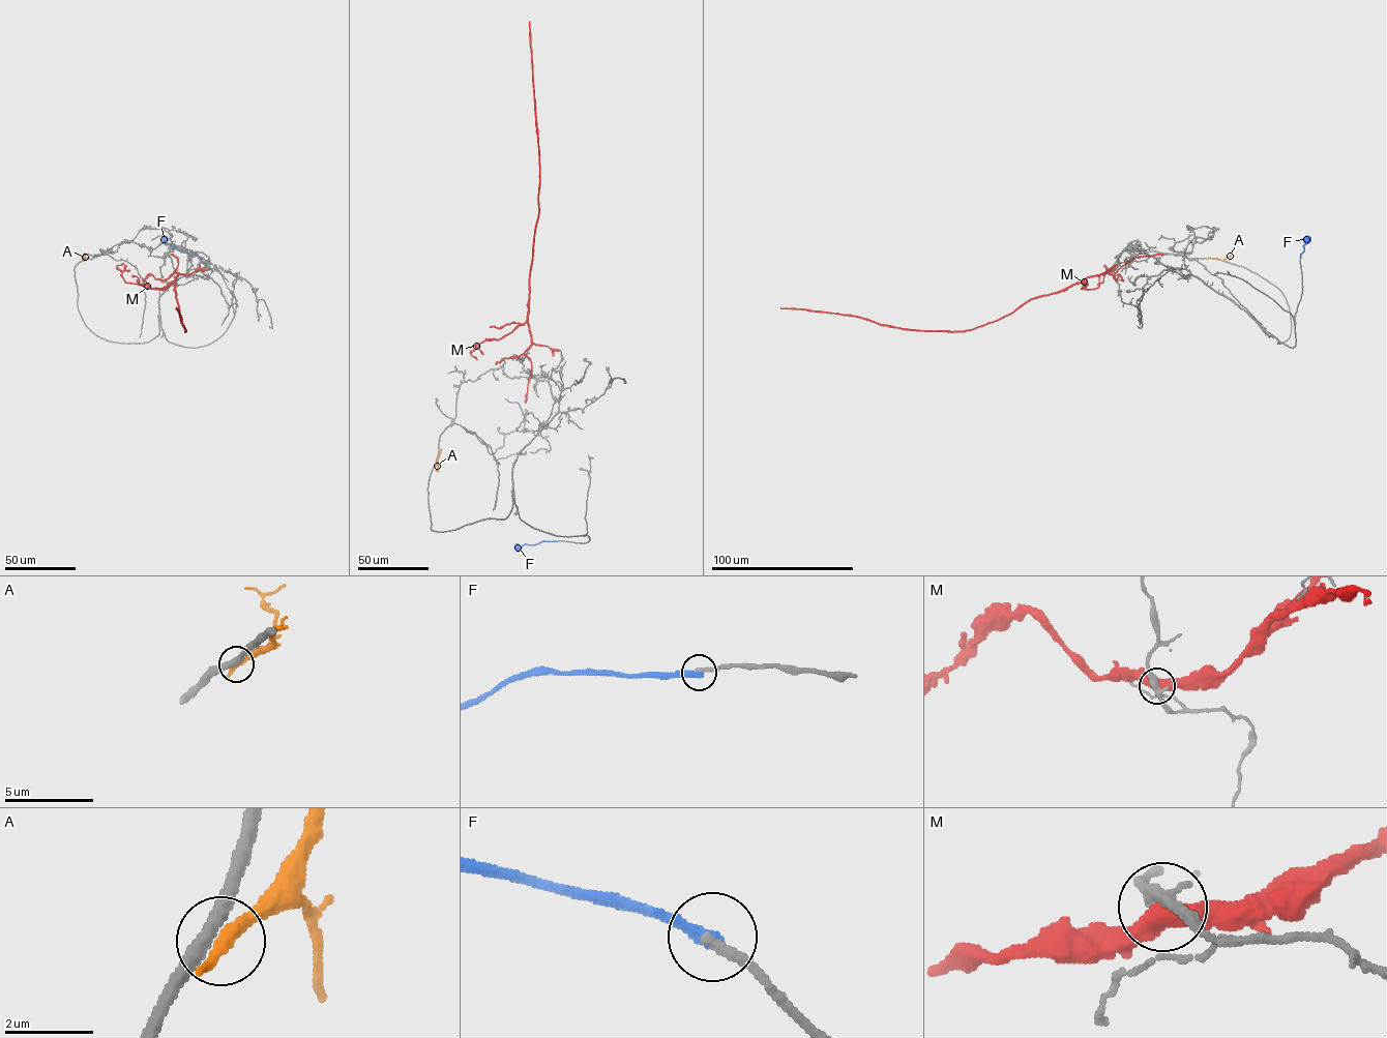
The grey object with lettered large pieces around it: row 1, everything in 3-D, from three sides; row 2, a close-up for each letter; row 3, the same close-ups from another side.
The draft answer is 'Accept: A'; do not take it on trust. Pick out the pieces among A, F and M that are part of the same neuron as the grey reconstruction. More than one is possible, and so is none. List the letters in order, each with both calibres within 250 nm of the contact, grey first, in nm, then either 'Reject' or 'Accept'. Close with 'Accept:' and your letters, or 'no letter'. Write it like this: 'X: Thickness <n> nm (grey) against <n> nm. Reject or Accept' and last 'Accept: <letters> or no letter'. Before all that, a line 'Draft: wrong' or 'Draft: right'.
Draft: wrong
A: Thickness 340 nm (grey) against 340 nm. Reject
F: Thickness 260 nm (grey) against 340 nm. Reject
M: Thickness 320 nm (grey) against 440 nm. Reject
Accept: no letter

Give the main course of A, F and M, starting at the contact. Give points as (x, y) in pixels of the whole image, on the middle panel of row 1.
A: (435, 466), (441, 448)
F: (556, 541), (515, 547)
M: (514, 356), (519, 356), (531, 344), (528, 321), (529, 273), (538, 213), (539, 156), (529, 21)

